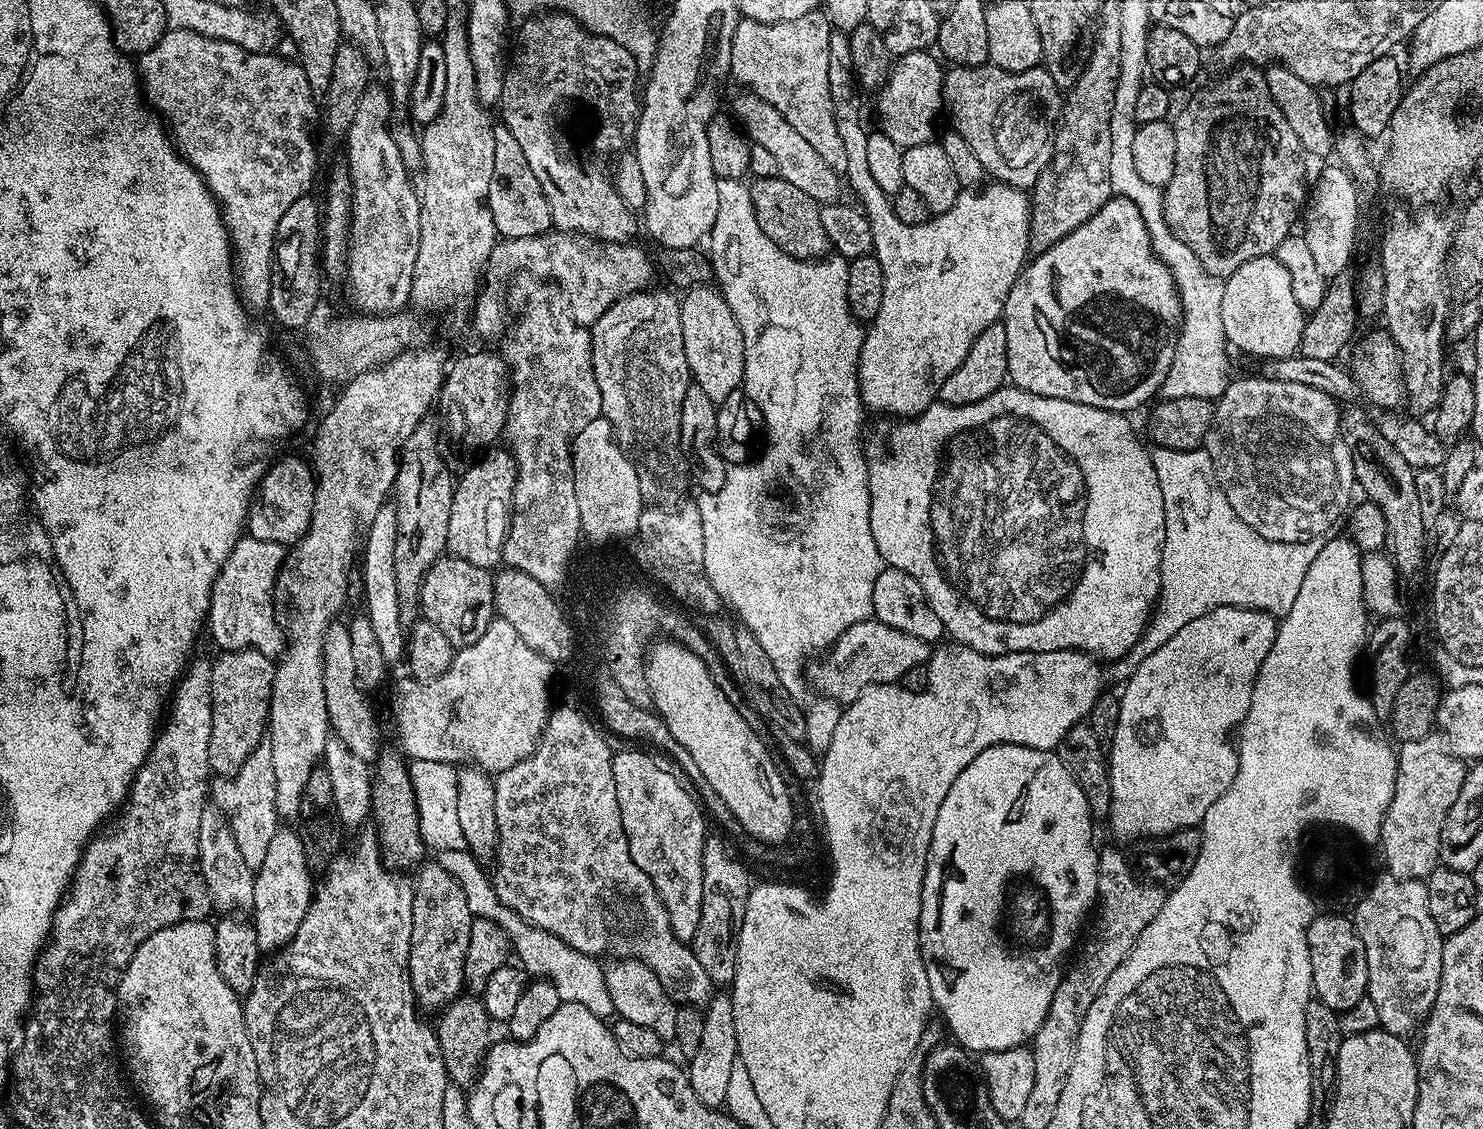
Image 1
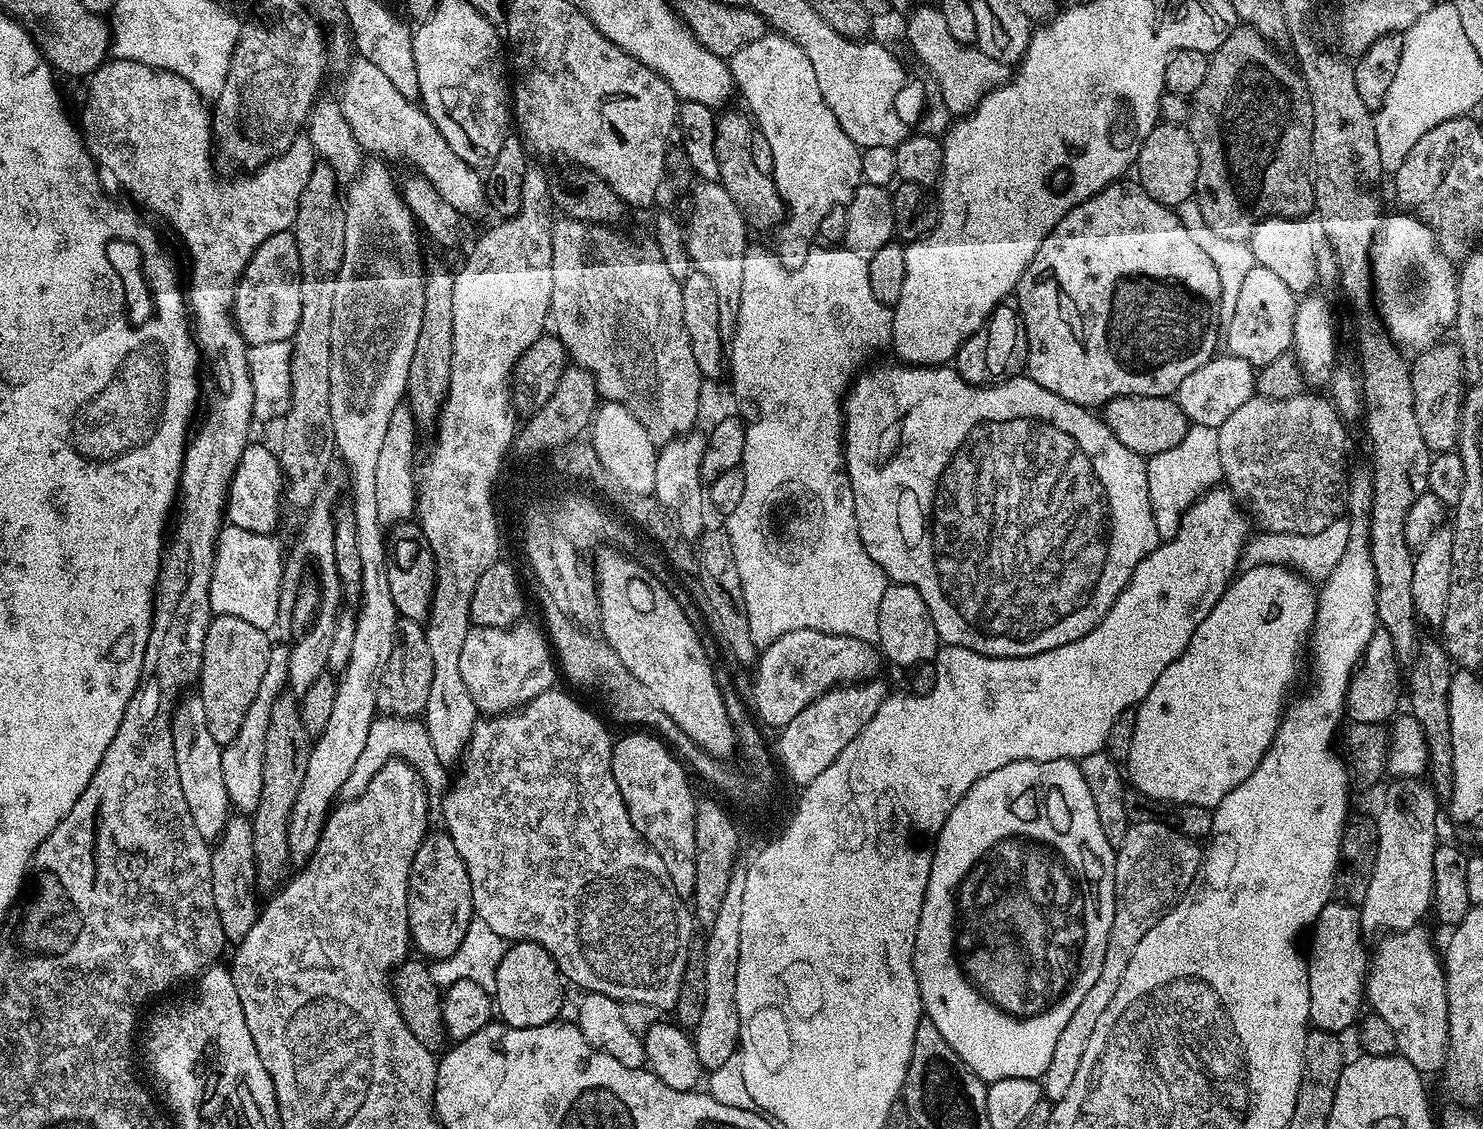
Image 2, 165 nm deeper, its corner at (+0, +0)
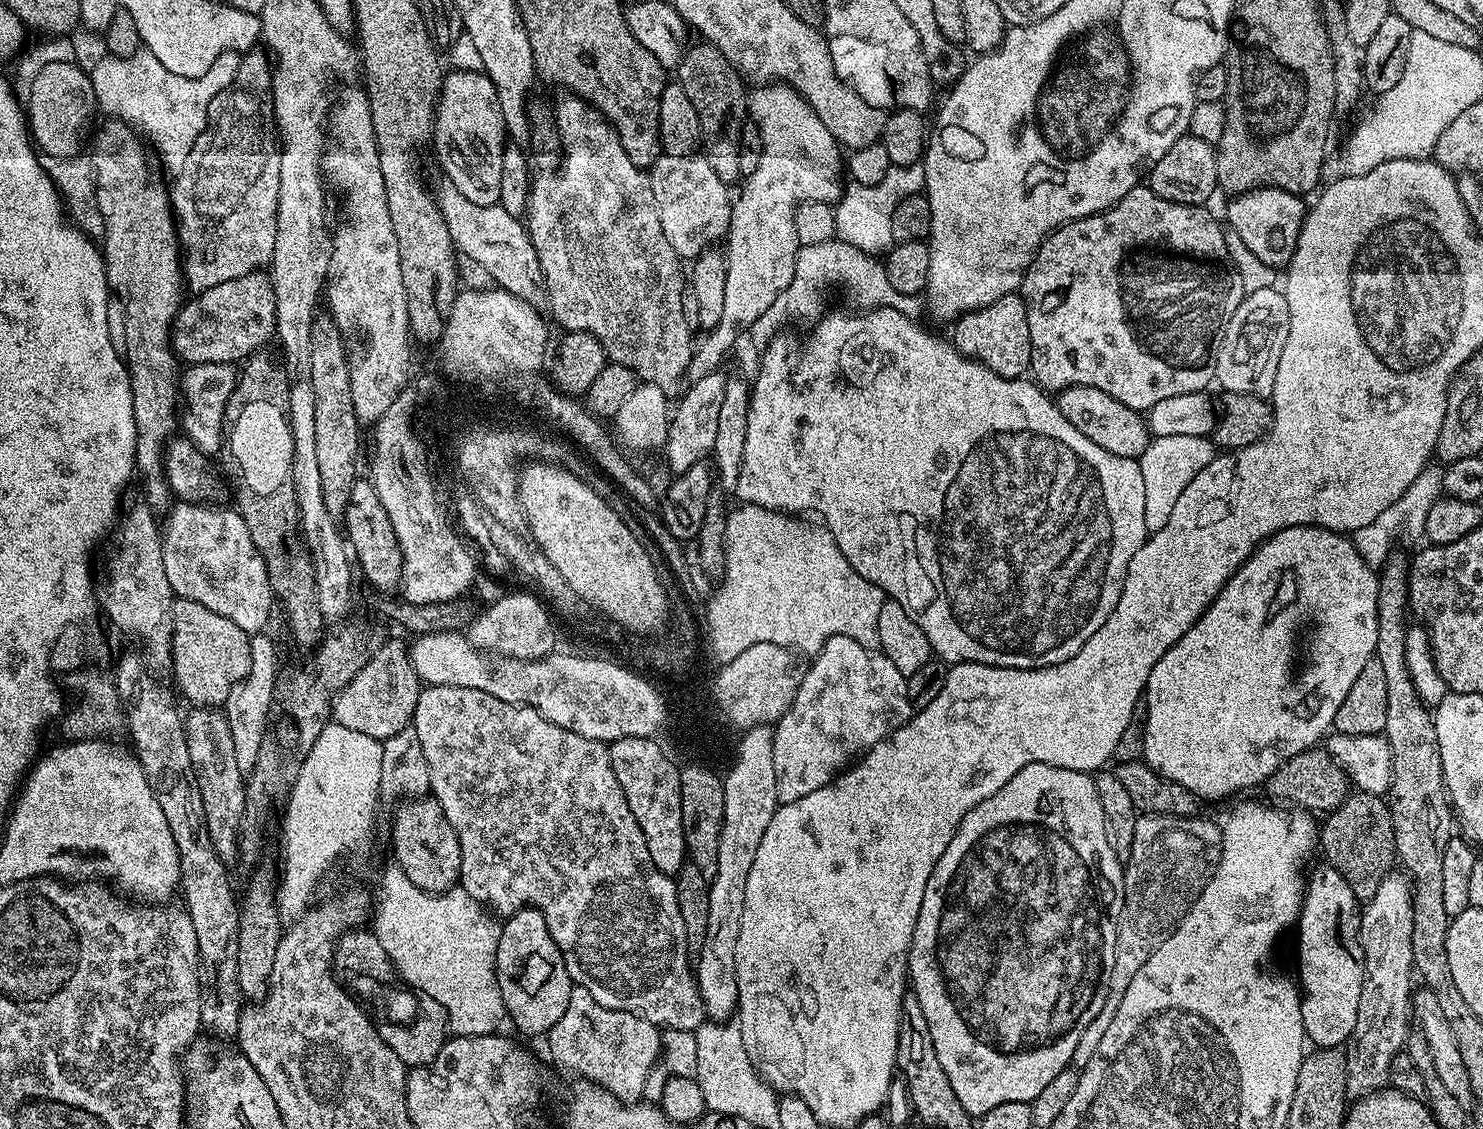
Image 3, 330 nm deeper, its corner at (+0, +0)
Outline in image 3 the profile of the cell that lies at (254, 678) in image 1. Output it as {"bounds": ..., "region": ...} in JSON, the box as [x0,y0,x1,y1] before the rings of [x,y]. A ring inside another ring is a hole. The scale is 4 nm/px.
{"bounds":[170,600,250,708],"region":[[[181,600],[174,602],[174,630],[172,631],[172,667],[170,675],[176,679],[180,692],[189,700],[189,705],[197,708],[220,708],[226,702],[230,690],[250,670],[250,636],[242,630],[242,626],[234,626],[230,618],[222,618],[222,614],[214,614],[214,610],[206,610],[202,602]]]}

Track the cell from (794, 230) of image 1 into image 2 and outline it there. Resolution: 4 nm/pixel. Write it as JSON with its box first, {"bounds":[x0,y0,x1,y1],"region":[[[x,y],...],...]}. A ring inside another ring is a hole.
{"bounds":[714,111,786,229],"region":[[[721,111],[717,115],[714,130],[714,154],[718,156],[718,174],[720,175],[718,183],[725,188],[727,194],[730,194],[749,229],[775,229],[786,216],[784,199],[777,194],[776,184],[771,175],[758,170],[758,166],[754,166],[754,158],[750,158],[748,153],[749,117],[743,111],[742,113],[728,111]]]}

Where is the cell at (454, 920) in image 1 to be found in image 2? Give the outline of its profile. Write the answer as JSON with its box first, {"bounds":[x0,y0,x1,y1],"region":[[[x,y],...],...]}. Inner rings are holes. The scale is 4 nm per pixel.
{"bounds":[408,831,474,962],"region":[[[429,831],[422,846],[418,846],[408,879],[408,934],[415,951],[417,948],[421,957],[432,962],[454,955],[462,946],[467,927],[474,917],[466,862],[462,862],[462,854],[458,854],[447,831],[439,831]]]}

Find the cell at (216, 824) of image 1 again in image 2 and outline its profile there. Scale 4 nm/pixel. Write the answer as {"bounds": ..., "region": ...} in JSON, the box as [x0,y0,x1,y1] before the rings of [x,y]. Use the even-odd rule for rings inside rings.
{"bounds":[172,694,233,842],"region":[[[198,694],[187,696],[175,705],[172,713],[174,762],[178,766],[178,782],[182,782],[182,794],[186,794],[186,806],[190,806],[190,815],[194,818],[194,826],[198,826],[198,834],[202,834],[206,841],[215,842],[220,839],[233,811],[226,794],[226,782],[222,778],[222,745],[214,742],[210,734],[202,698]]]}

